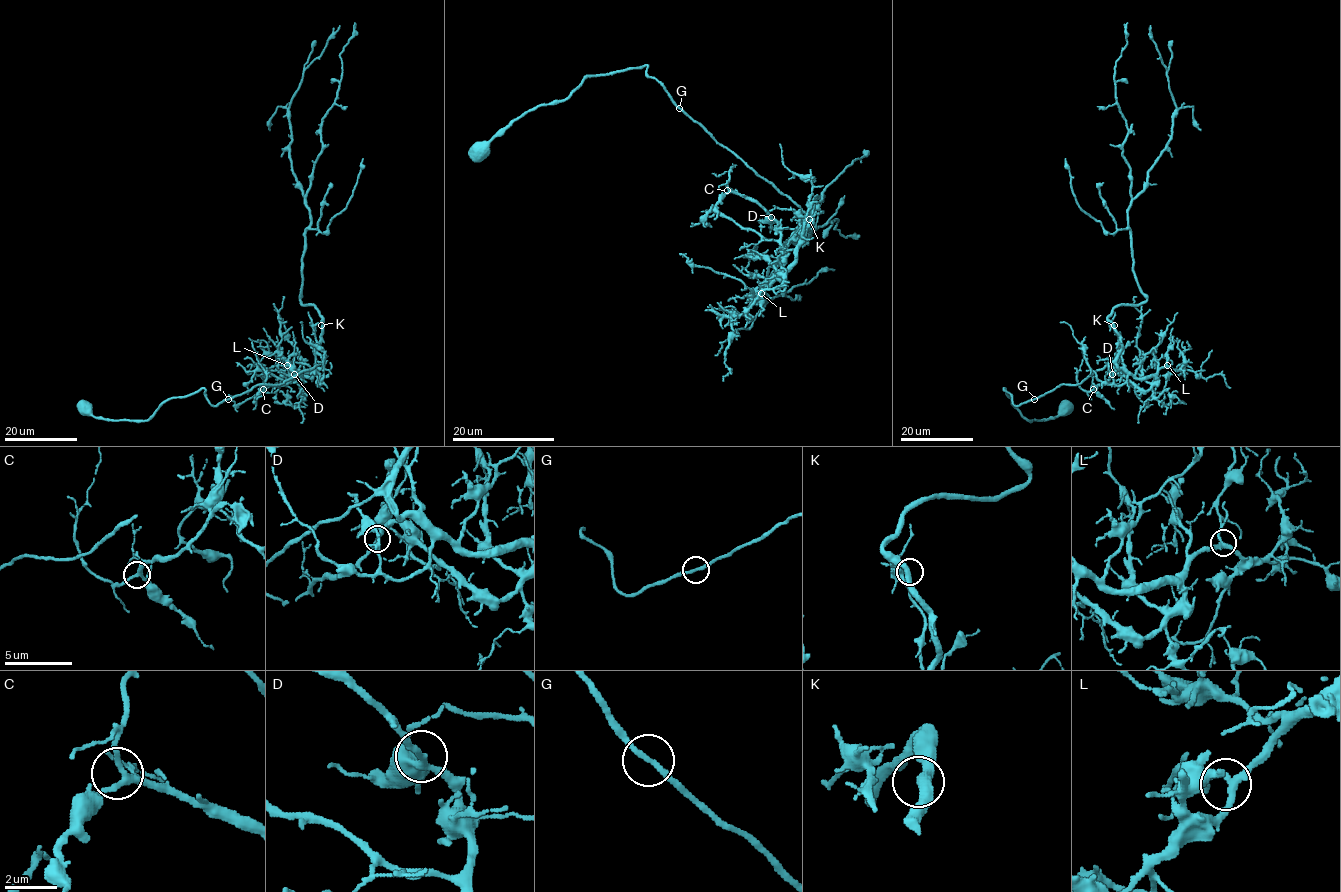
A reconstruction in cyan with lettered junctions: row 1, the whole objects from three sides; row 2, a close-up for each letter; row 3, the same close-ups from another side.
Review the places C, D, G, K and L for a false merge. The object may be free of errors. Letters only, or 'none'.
none

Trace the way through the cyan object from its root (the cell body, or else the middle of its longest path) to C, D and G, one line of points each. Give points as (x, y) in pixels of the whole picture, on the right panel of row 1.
C: (1112, 325), (1124, 367), (1138, 378), (1156, 381), (1143, 391), (1117, 370), (1093, 389)
D: (1112, 325), (1124, 367), (1138, 378), (1156, 381), (1143, 391), (1118, 370), (1112, 374)
G: (1112, 325), (1122, 346), (1113, 361), (1080, 383), (1059, 384), (1035, 399)

